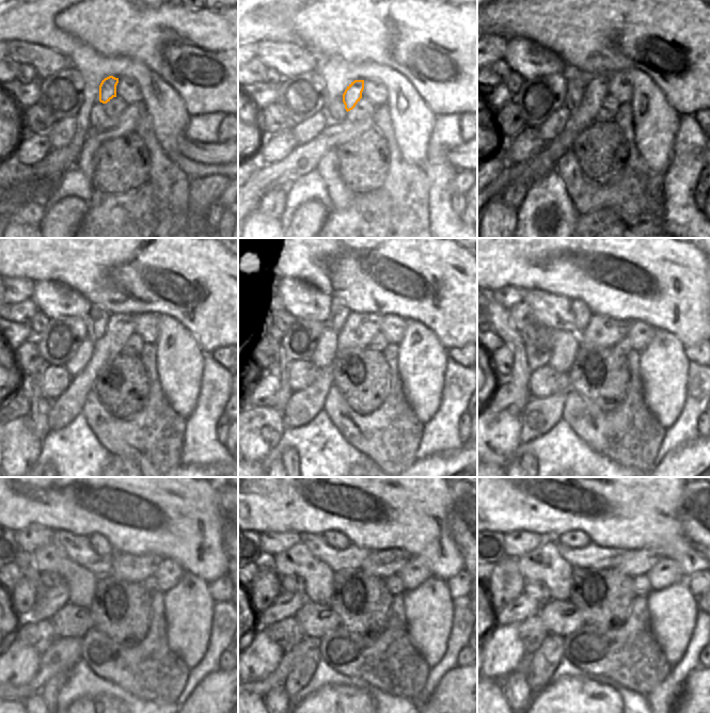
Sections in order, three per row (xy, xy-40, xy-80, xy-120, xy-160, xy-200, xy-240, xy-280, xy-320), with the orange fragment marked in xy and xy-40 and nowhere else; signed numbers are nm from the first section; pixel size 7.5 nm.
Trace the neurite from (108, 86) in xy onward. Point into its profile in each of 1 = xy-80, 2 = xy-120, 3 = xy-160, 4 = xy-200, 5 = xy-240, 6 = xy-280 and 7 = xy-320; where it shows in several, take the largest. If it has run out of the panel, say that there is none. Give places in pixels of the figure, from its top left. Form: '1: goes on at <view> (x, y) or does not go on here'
1: goes on at xy-80 (596, 91)
2: goes on at xy-120 (120, 328)
3: goes on at xy-160 (359, 330)
4: goes on at xy-200 (604, 331)
5: goes on at xy-240 (128, 567)
6: goes on at xy-280 (384, 563)
7: goes on at xy-320 (636, 561)

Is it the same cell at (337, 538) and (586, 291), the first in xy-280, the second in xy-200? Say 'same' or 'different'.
different

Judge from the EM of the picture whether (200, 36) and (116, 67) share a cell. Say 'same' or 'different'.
different

